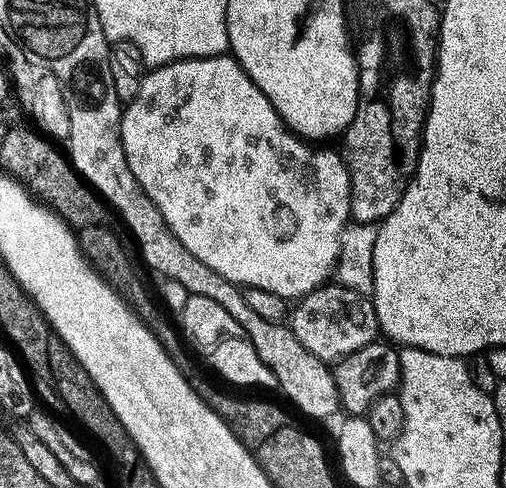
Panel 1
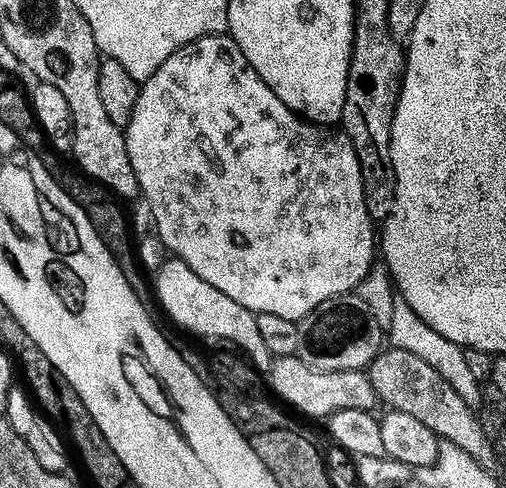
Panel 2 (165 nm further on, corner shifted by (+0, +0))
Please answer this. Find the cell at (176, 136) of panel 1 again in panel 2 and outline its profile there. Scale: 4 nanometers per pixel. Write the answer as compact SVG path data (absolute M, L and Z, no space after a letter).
M227 34L203 36L178 50L174 50L174 54L170 54L170 58L166 58L166 62L162 62L162 66L158 66L158 70L154 70L154 74L150 74L150 78L146 78L140 84L138 102L134 102L134 114L130 114L130 122L127 128L123 129L123 134L126 142L126 154L130 154L130 166L134 166L136 180L140 183L140 192L142 196L148 199L148 208L152 211L152 220L156 223L154 232L157 236L160 236L167 251L175 259L186 262L186 266L190 266L190 270L194 270L194 274L198 274L198 278L210 282L210 286L214 286L214 290L222 290L222 294L226 294L226 298L234 298L234 302L238 302L238 306L246 306L246 310L257 314L265 312L266 315L277 316L280 320L299 322L306 314L310 314L310 310L314 310L314 306L318 306L335 296L349 295L372 269L372 265L378 256L378 232L375 227L372 229L374 218L366 210L364 175L360 172L360 163L356 157L356 151L352 143L348 141L347 134L332 126L314 124L312 121L303 119L297 116L296 113L291 112L286 106L286 102L282 102L282 98L278 98L278 94L274 94L274 90L270 90L270 86L266 86L266 82L262 82L262 78L258 78L254 66L250 66L250 62L246 62L246 54L242 54L242 50L238 50L238 46L233 42L231 36Z

